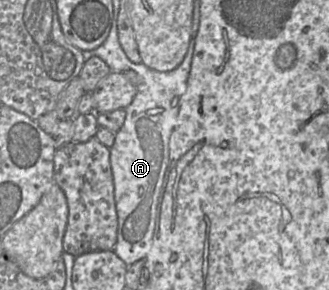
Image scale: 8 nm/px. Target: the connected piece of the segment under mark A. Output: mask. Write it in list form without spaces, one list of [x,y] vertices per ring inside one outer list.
[[[117,16],[112,18],[111,29],[105,42],[94,50],[82,53],[85,61],[94,56],[101,58],[111,72],[133,70],[141,77],[136,95],[125,109],[125,121],[115,133],[115,141],[110,148],[118,220],[117,240],[113,252],[128,266],[145,259],[152,244],[157,200],[169,161],[169,141],[187,89],[195,42],[189,43],[183,61],[174,70],[155,71],[143,63],[135,64],[128,59],[119,43]]]

